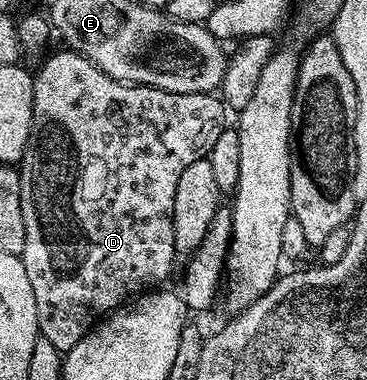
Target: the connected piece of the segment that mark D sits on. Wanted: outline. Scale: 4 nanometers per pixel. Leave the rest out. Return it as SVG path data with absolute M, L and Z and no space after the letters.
M62 50L63 52L55 52L43 65L39 68L39 73L34 73L33 79L33 114L31 115L31 133L27 139L27 149L23 152L21 167L19 168L19 181L21 182L21 218L25 218L25 250L23 251L23 265L25 266L25 274L29 274L29 286L33 286L33 298L37 298L37 314L39 315L39 335L42 339L53 342L53 346L57 346L57 350L66 354L70 348L77 346L77 342L81 342L81 338L85 338L87 333L104 319L108 314L115 311L116 308L126 305L132 298L138 297L140 294L154 289L167 275L171 272L171 266L175 262L177 249L175 239L173 238L173 198L177 198L177 181L181 178L181 174L193 162L204 159L207 153L213 150L213 142L217 142L217 137L223 133L224 128L228 127L229 115L228 109L225 107L224 101L218 95L209 92L194 92L193 94L173 94L166 92L160 88L150 88L147 84L125 84L122 80L114 80L109 74L101 71L96 64L89 58L85 58L80 52L74 50Z

